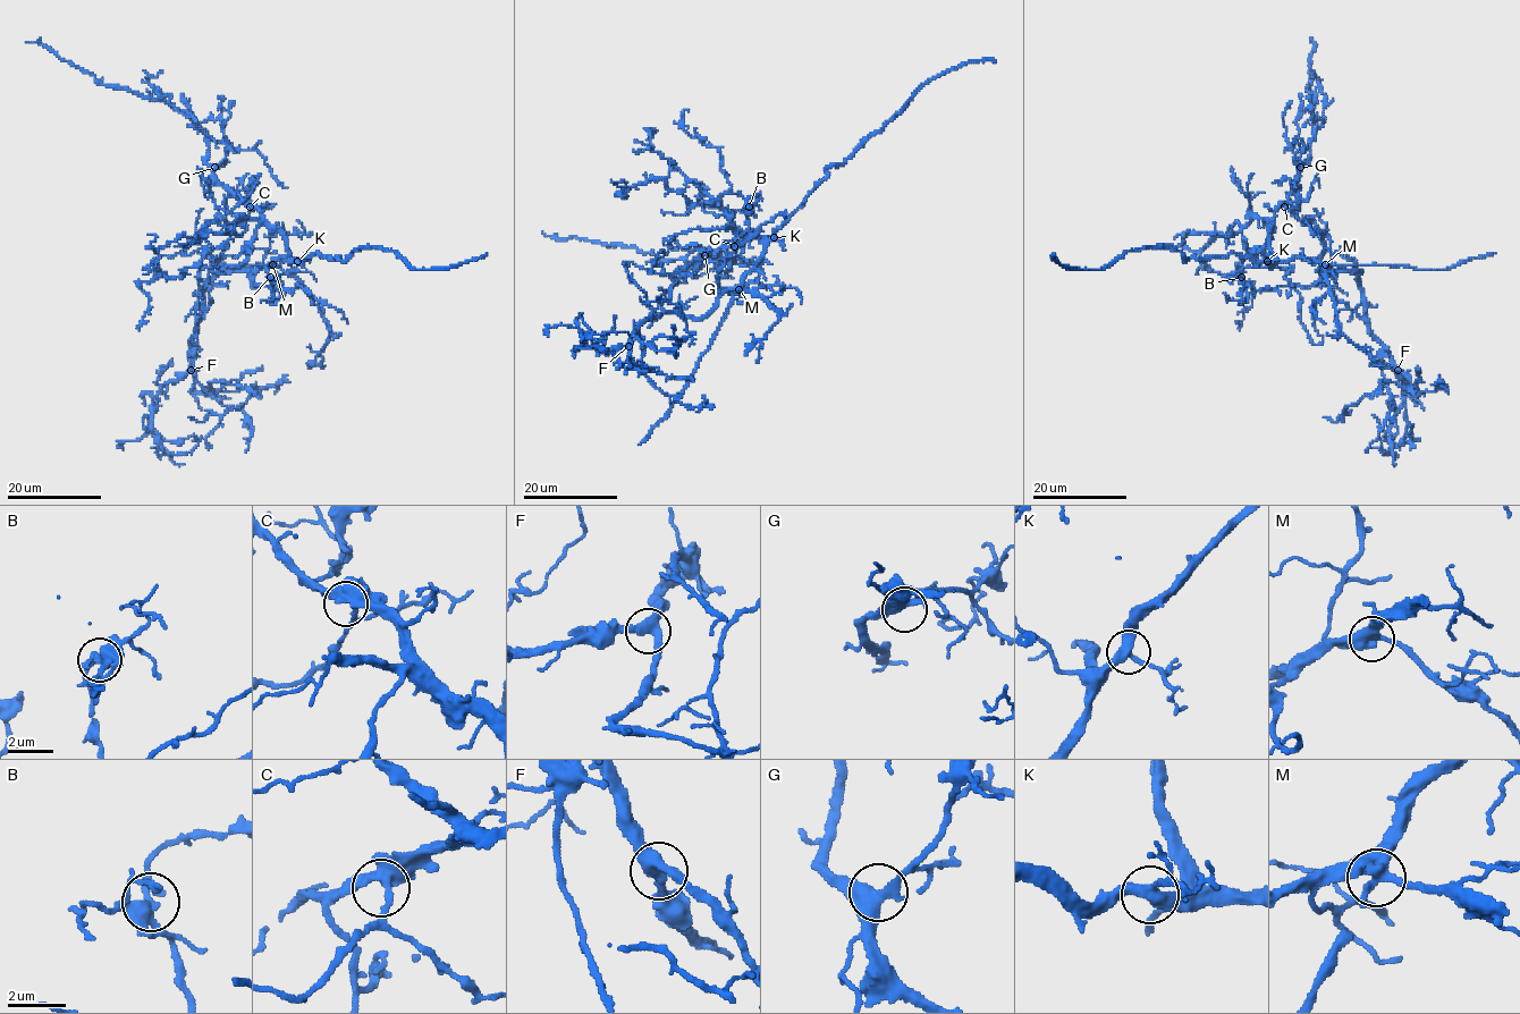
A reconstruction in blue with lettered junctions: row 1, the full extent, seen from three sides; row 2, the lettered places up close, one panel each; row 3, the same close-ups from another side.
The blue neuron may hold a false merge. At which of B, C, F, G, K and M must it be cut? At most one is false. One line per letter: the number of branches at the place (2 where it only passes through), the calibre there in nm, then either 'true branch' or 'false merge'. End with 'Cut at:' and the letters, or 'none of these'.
B: 3 | 360 nm | true branch
C: 3 | 360 nm | true branch
F: 3 | 400 nm | true branch
G: 3 | 400 nm | true branch
K: 3 | 400 nm | true branch
M: 3 | 420 nm | true branch
Cut at: none of these

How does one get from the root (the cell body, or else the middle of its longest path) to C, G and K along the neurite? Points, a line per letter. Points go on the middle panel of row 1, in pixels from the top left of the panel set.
C: (740, 282), (762, 254), (767, 237), (745, 237), (734, 246)
G: (740, 282), (762, 254), (767, 237), (745, 237), (718, 251), (704, 252), (704, 255)
K: (740, 282), (774, 237)

